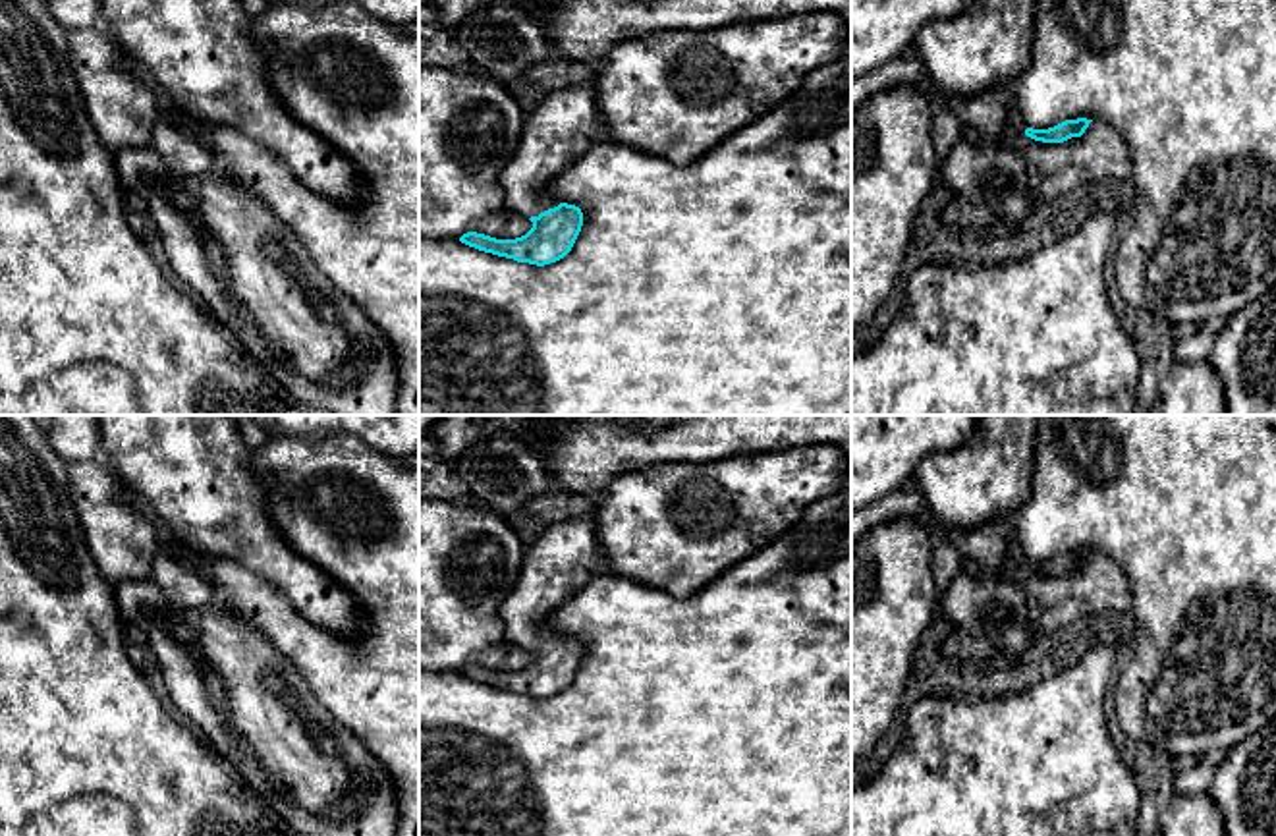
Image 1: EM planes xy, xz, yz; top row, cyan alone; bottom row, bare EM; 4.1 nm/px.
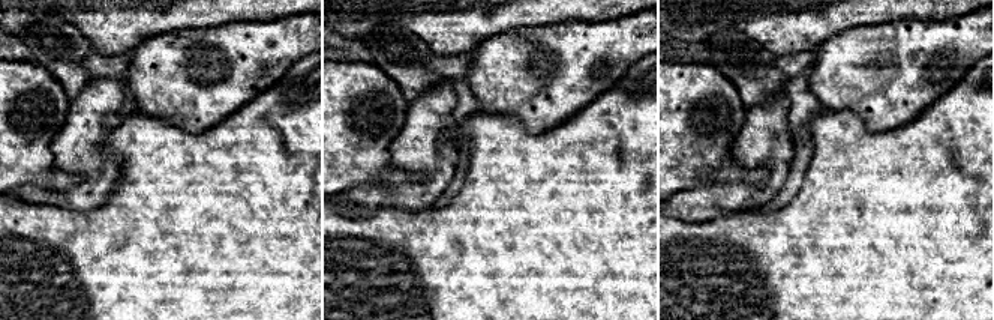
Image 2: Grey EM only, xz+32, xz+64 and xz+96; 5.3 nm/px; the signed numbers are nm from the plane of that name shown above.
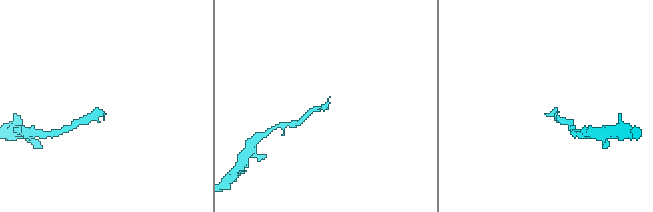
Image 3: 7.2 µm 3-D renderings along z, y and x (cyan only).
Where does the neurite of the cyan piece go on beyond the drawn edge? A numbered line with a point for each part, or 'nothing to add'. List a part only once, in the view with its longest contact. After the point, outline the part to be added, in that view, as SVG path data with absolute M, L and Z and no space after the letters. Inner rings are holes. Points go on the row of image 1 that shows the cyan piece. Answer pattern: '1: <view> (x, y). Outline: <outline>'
1: xz (562, 126). Outline: M568 85L546 93L533 108L525 112L525 125L517 151L500 172L504 205L525 216L558 207L550 193L552 180L583 156L598 137L598 116L595 89L591 85Z

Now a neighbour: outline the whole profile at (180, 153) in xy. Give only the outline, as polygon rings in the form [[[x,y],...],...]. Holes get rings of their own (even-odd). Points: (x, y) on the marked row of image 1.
[[[164,116],[154,127],[153,149],[170,174],[201,174],[216,166],[207,147]]]

